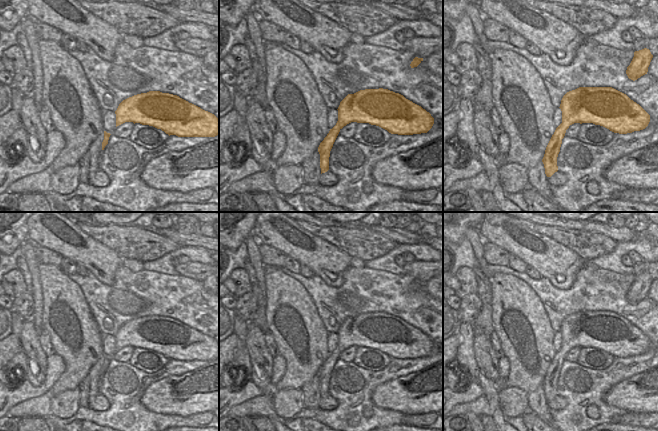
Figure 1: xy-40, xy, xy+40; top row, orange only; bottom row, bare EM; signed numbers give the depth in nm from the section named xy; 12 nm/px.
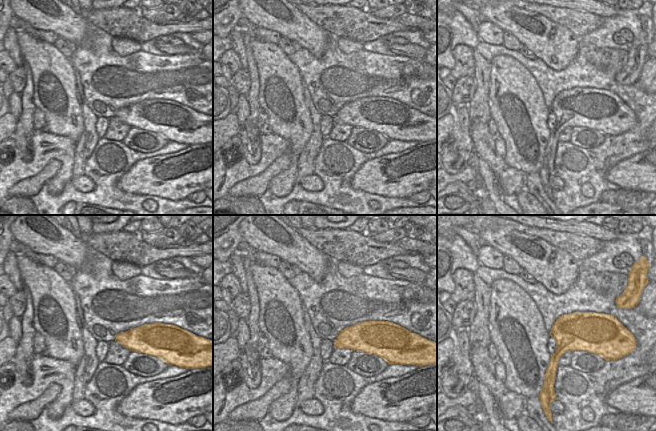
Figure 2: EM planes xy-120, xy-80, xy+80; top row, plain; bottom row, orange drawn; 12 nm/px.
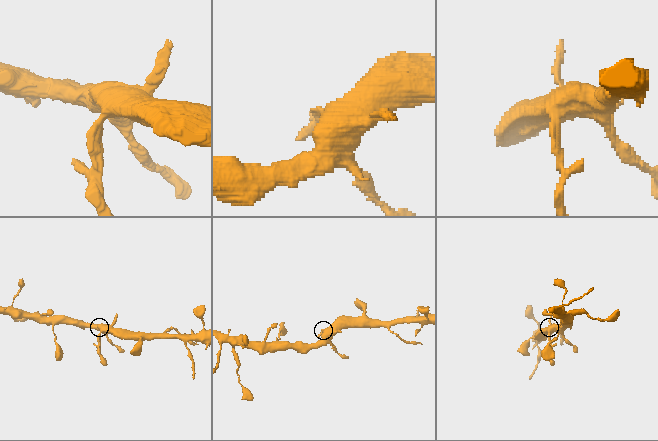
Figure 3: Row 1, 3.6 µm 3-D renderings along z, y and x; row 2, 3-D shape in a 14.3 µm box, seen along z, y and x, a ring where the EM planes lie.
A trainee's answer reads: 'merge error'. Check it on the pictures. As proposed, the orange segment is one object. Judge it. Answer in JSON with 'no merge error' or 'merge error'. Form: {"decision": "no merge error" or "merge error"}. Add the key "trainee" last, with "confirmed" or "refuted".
{"decision": "merge error", "trainee": "confirmed"}

